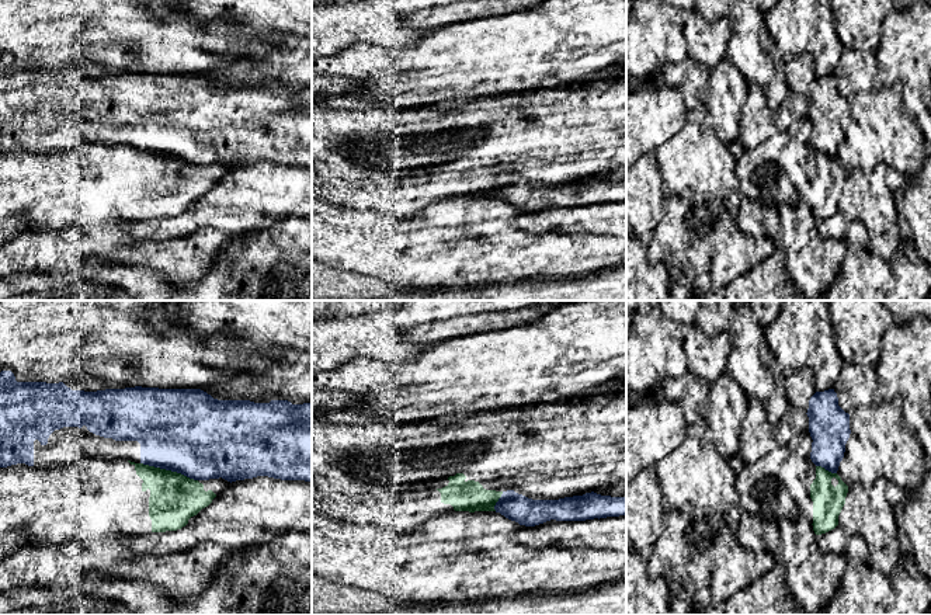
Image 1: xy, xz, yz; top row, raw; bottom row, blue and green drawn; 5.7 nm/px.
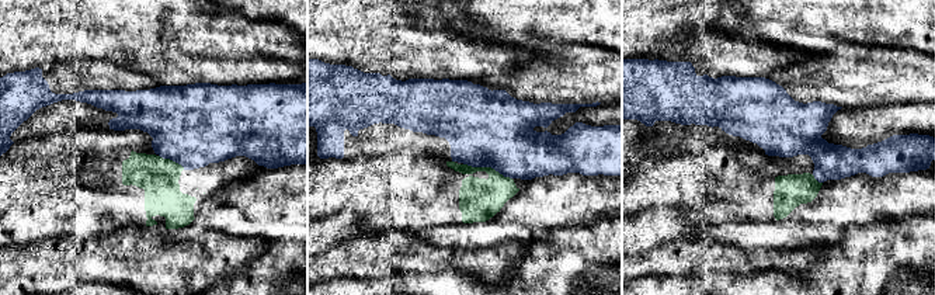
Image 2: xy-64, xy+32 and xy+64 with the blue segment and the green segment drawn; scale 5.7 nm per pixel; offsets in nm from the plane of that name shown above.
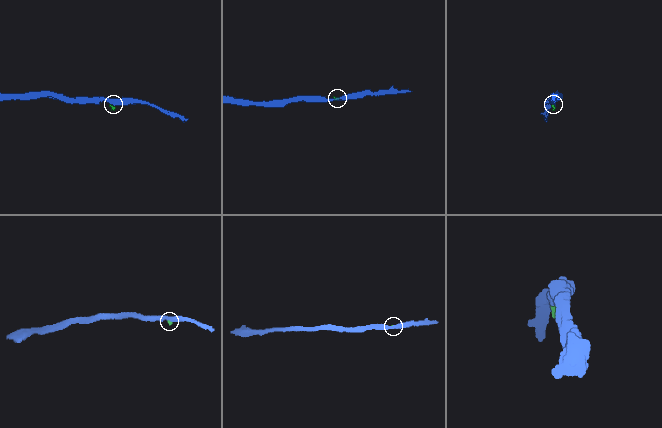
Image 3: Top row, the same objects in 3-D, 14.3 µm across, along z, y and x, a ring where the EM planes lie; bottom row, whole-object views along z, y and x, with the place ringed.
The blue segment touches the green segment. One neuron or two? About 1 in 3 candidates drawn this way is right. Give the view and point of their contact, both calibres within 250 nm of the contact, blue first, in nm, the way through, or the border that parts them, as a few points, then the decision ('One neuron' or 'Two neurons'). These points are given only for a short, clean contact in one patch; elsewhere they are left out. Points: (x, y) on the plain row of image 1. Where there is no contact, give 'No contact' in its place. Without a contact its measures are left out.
Touches blue at xy (169, 155). Thickness 480 nm (blue) against 280 nm. Boundary: xy (141, 148), (149, 152), (176, 156), (197, 166). Two neurons

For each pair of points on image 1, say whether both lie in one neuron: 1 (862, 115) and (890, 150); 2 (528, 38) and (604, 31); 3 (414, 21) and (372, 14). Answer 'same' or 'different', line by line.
1: same
2: same
3: different

